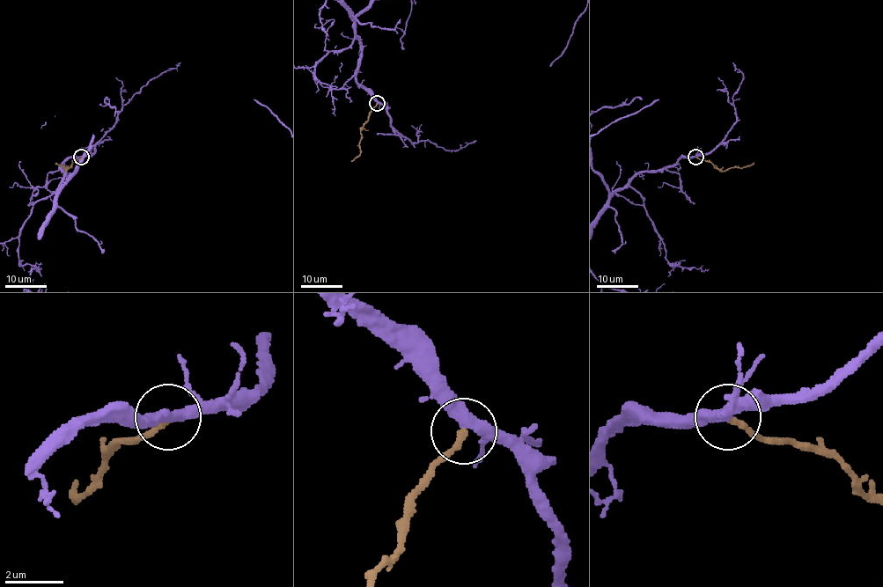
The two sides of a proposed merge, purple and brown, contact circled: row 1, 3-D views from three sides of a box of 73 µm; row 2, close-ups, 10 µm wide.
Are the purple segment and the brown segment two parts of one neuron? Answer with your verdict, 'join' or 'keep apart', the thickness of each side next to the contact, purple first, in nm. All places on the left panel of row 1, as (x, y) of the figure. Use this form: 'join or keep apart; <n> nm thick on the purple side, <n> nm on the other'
join; 400 nm thick on the purple side, 220 nm on the other

